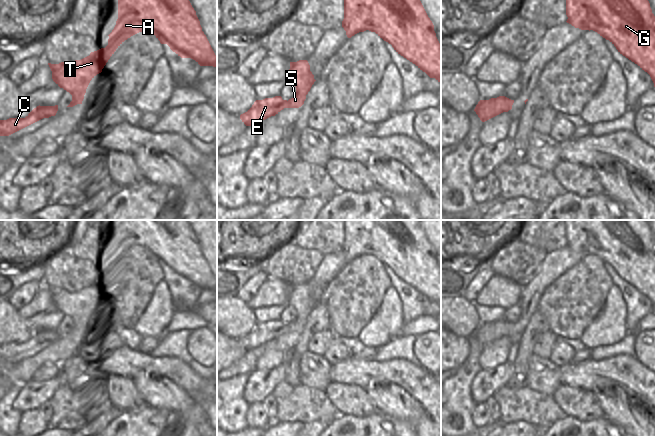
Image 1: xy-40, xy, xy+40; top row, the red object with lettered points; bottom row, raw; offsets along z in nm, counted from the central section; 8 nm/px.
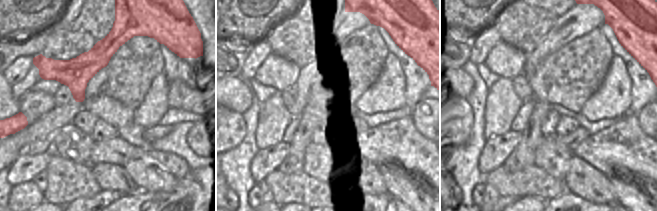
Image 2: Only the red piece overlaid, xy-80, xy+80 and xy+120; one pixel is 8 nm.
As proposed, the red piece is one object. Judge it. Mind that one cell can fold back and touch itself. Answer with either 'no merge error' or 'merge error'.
merge error

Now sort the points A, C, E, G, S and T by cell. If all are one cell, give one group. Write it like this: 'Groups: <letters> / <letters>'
Groups: A G S T / C E.

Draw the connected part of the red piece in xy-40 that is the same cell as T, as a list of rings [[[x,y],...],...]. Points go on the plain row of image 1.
[[[118,220],[118,243],[108,269],[73,286],[48,287],[53,305],[72,319],[67,331],[82,328],[90,305],[116,273],[139,256],[153,256],[181,282],[216,291],[216,279],[188,220]]]

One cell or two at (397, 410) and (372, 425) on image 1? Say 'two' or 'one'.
two

